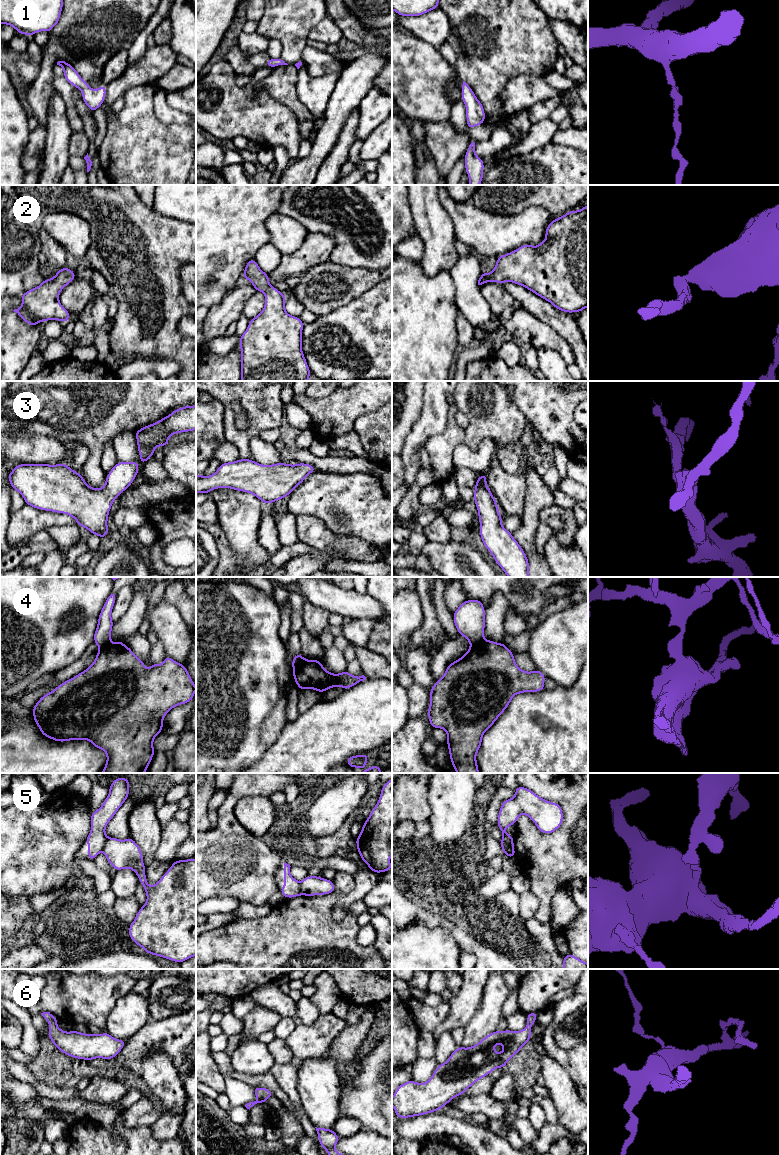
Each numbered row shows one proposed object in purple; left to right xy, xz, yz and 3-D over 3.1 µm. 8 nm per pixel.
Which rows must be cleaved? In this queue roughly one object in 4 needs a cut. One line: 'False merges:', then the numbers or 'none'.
False merges: 4, 5

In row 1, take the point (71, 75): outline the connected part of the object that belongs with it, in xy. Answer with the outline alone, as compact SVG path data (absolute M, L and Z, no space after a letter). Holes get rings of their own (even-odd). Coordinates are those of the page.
M58 61L57 65L63 68L64 78L66 81L73 85L75 88L79 88L81 90L83 95L82 100L92 113L101 107L106 96L105 84L94 90L89 87L88 83L81 78L80 74L70 63L65 61Z

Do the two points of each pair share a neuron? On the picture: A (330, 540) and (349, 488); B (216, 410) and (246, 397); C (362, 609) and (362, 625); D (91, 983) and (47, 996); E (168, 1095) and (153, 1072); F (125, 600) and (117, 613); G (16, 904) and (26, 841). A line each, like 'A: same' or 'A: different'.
A: different
B: different
C: different
D: same
E: same
F: same
G: different

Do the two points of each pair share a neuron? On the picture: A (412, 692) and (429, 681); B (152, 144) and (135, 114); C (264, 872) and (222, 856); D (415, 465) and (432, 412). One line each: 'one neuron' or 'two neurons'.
A: two neurons
B: one neuron
C: one neuron
D: one neuron

